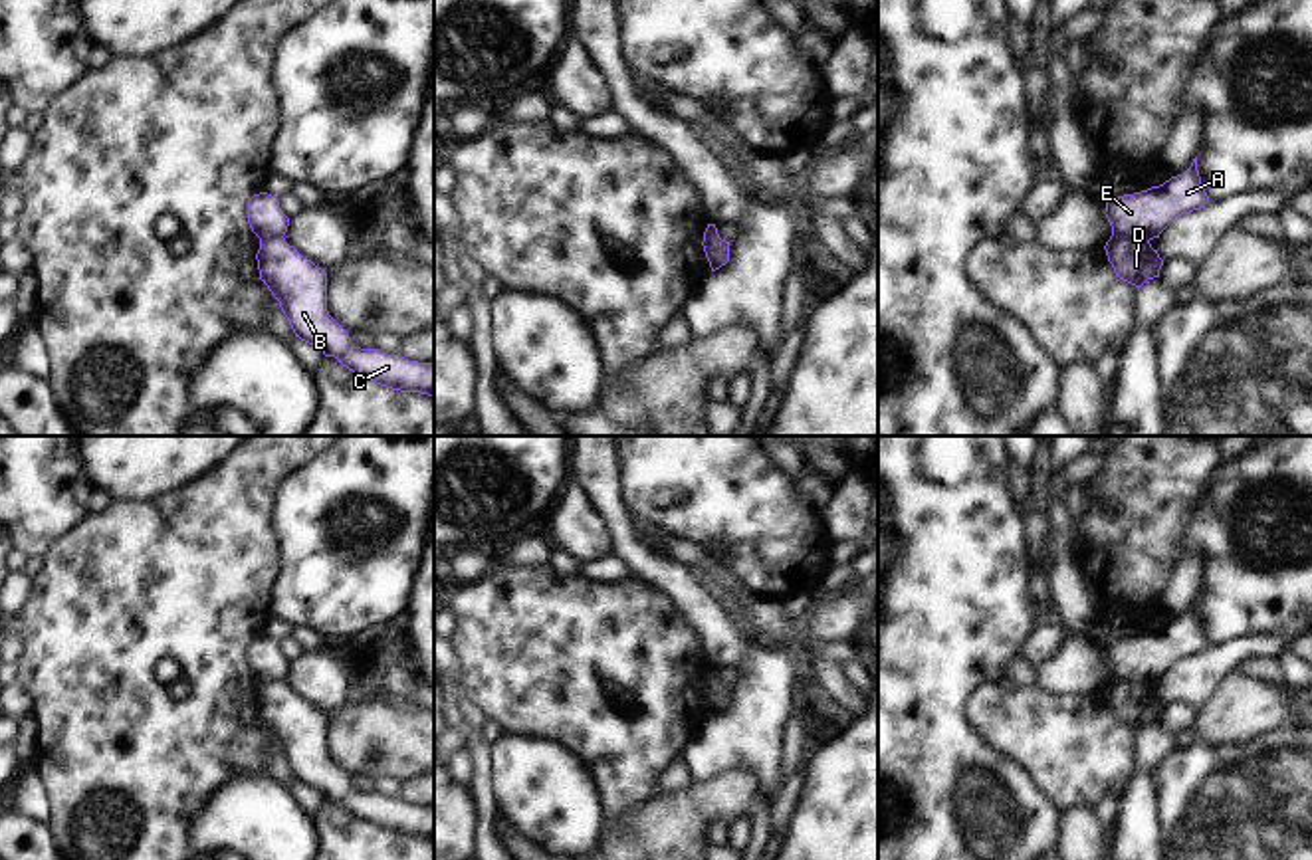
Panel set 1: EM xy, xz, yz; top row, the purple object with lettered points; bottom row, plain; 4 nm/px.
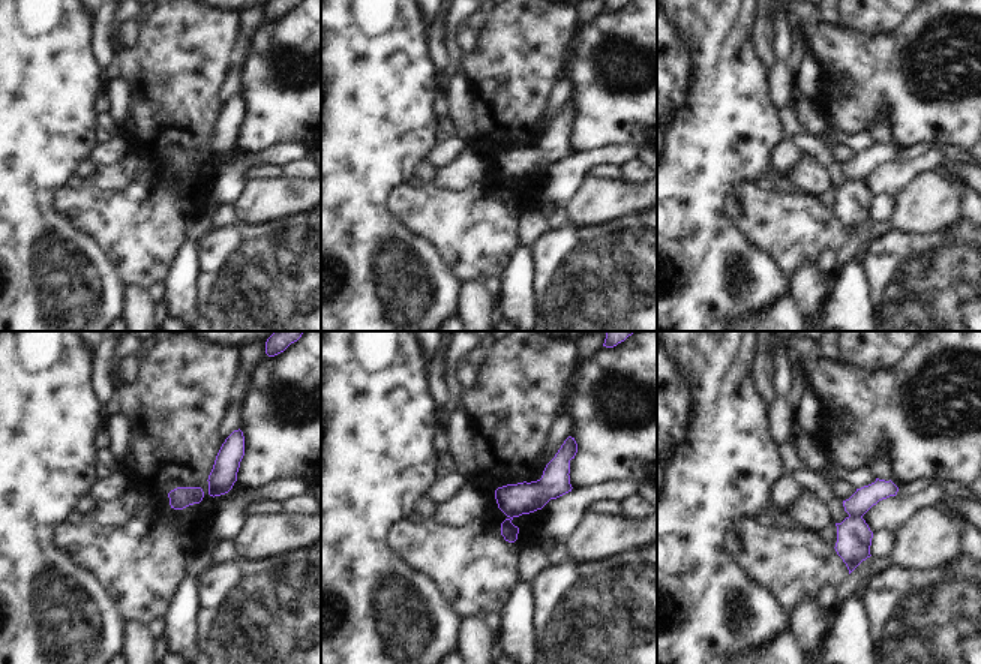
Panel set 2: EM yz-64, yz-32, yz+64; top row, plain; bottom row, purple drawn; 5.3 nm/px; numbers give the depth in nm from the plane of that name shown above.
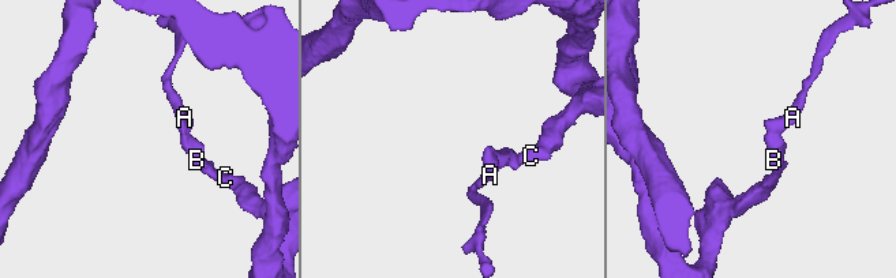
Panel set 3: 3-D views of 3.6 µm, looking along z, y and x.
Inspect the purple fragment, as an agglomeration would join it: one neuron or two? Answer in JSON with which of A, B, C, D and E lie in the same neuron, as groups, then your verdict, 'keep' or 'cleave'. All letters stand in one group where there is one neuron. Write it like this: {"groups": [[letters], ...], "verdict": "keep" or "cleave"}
{"groups": [["A", "E"], ["B", "C", "D"]], "verdict": "cleave"}

